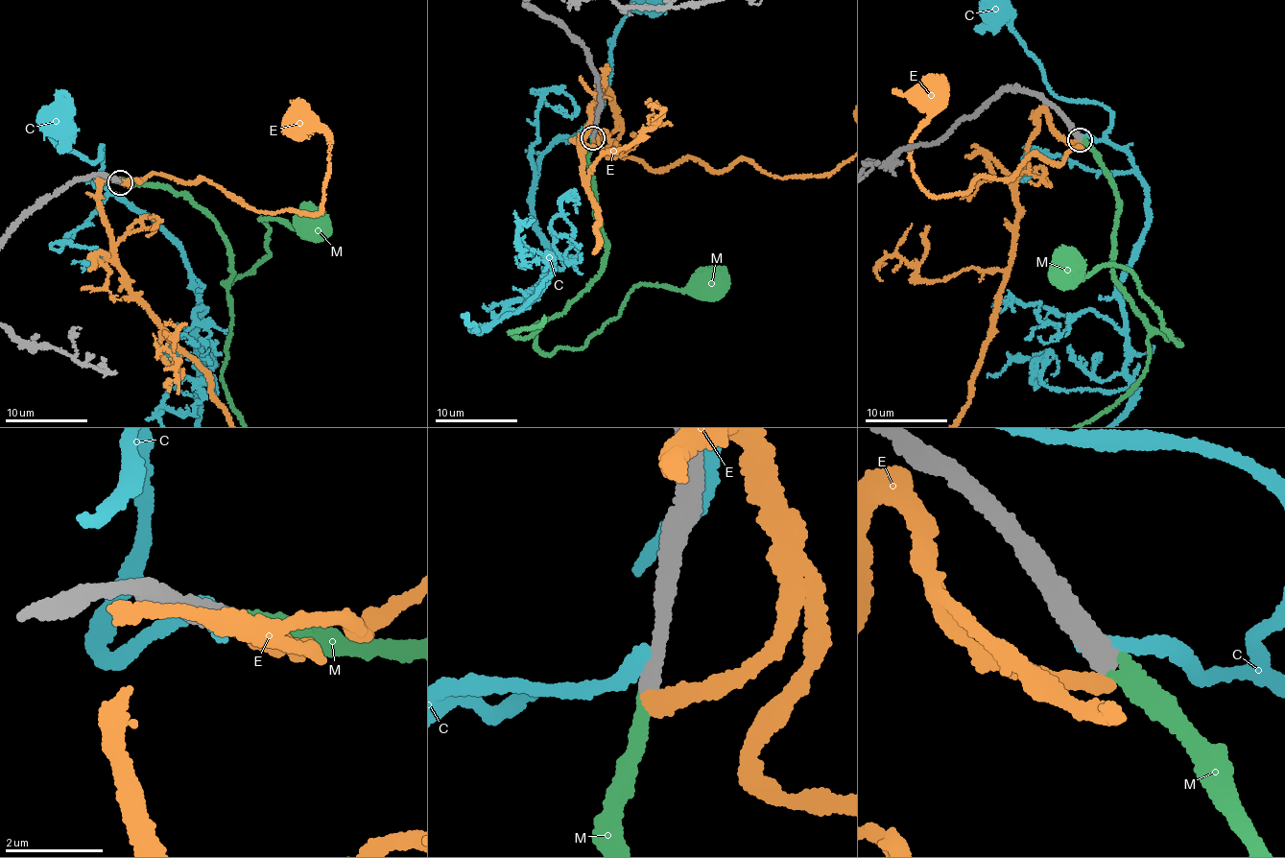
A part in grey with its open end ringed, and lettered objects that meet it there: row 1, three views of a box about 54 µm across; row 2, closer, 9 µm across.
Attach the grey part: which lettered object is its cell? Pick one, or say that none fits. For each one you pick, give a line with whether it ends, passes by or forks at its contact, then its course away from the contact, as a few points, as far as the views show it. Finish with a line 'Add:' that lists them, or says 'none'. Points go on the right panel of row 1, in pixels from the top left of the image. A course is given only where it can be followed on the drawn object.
M: it ends | via (1078, 140), (1116, 186), (1114, 277), (1136, 314), (1179, 343), (1130, 272), (1106, 265), (1069, 285), (1061, 274)
Add: M

